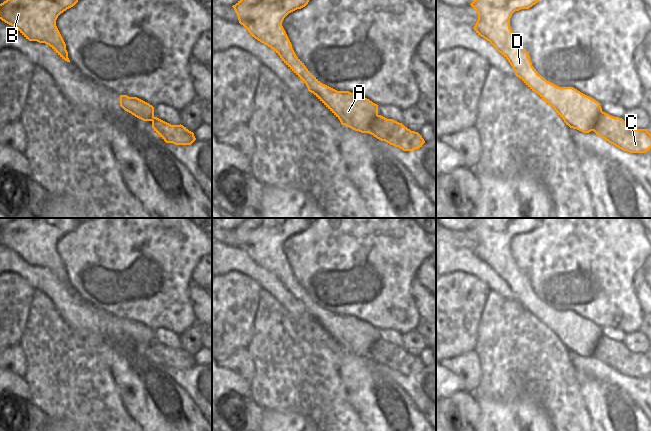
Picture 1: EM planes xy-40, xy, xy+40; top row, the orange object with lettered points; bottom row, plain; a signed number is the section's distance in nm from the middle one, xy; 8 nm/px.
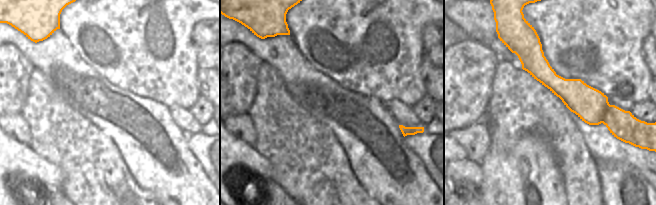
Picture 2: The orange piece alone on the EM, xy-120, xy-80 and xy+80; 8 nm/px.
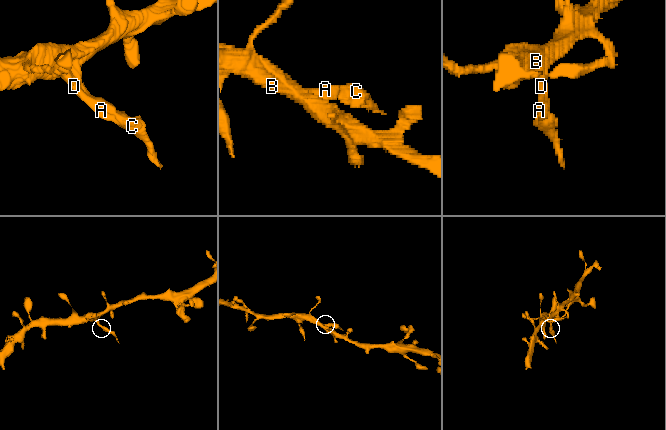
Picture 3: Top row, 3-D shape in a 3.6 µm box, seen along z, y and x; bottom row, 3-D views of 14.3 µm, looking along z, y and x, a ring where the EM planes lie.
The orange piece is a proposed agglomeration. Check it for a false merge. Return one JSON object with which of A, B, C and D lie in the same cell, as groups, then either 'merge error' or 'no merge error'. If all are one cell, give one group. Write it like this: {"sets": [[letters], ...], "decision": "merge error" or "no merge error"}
{"sets": [["A", "B", "D"], ["C"]], "decision": "merge error"}

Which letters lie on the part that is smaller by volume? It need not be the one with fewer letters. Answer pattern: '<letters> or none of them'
C

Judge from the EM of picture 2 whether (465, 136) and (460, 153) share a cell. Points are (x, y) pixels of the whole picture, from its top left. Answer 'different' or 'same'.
different

